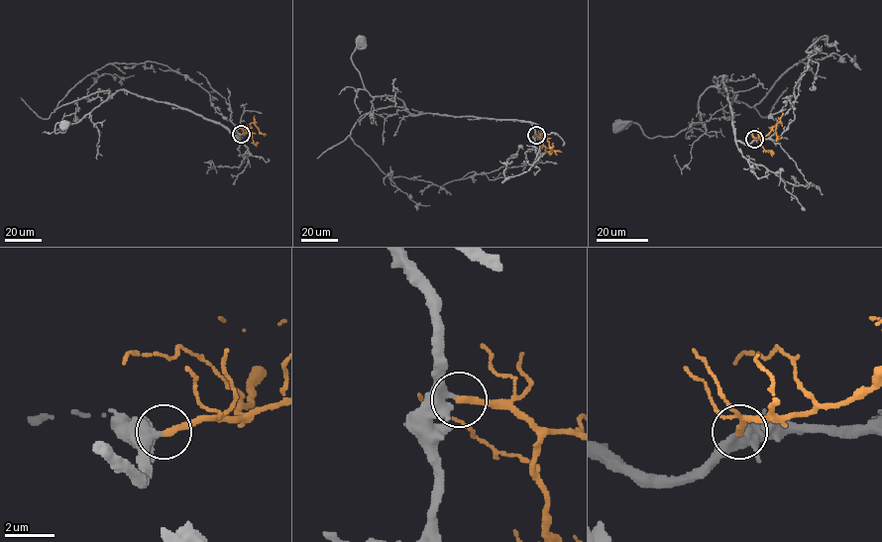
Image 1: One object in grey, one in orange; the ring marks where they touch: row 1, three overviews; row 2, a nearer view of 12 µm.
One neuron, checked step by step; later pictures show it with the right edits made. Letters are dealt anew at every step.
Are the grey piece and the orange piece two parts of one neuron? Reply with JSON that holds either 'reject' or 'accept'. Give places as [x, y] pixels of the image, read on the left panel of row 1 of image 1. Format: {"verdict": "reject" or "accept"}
{"verdict": "accept"}

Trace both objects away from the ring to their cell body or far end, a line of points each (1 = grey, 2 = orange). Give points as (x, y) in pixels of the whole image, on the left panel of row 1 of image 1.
1: (241, 134), (124, 90), (64, 133), (55, 133), (56, 123), (64, 126)
2: (241, 134), (247, 133), (250, 124), (254, 123), (267, 135)

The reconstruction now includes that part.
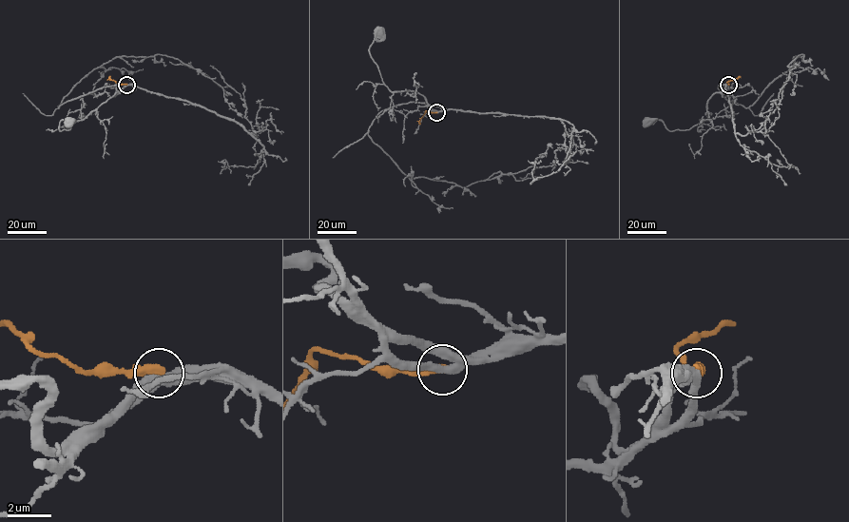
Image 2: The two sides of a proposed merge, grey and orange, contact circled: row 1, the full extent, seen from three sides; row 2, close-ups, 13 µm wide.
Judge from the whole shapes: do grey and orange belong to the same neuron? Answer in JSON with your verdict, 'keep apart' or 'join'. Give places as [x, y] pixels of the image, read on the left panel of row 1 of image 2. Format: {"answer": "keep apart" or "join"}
{"answer": "keep apart"}

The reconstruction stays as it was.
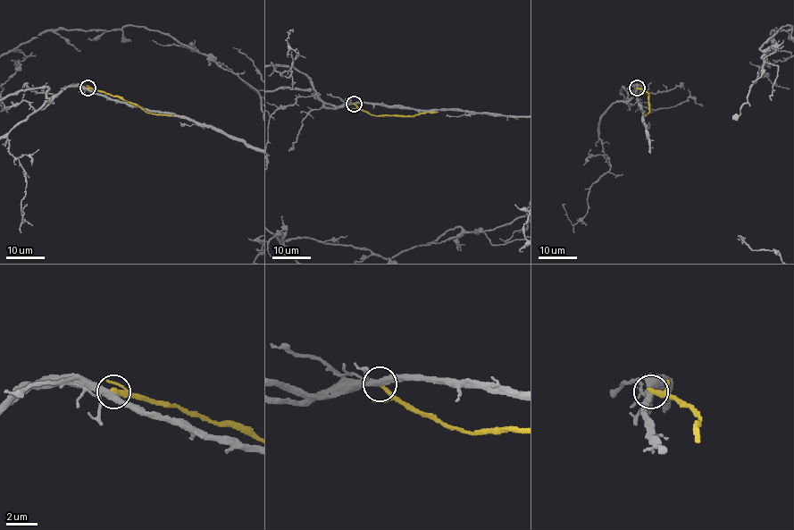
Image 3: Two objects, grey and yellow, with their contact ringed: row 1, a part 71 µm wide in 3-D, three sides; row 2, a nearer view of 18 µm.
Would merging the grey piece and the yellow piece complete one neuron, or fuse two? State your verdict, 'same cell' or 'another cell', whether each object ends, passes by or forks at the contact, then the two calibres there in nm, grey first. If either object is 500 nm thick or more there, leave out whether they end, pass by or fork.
another cell | grey forks | yellow ends | 340/320 nm

